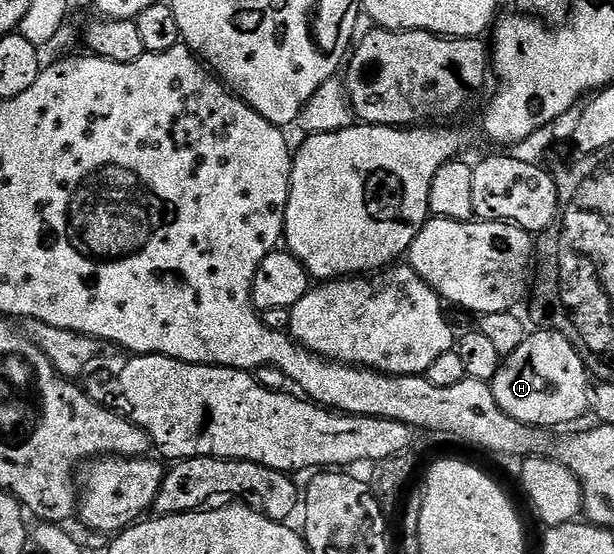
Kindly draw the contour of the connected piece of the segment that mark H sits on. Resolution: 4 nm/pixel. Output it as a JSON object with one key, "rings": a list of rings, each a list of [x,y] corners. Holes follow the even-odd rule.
{"rings":[[[533,330],[501,362],[498,373],[491,381],[492,392],[498,405],[511,419],[517,419],[531,427],[556,429],[559,423],[572,423],[590,411],[593,392],[588,391],[590,372],[574,344],[557,331]],[[550,379],[550,393],[542,393]]]}

